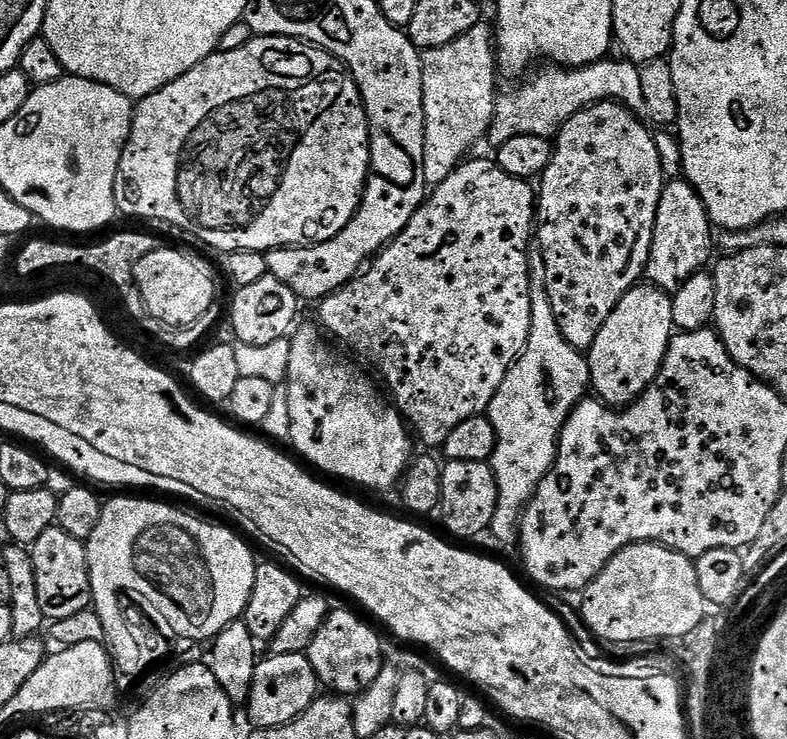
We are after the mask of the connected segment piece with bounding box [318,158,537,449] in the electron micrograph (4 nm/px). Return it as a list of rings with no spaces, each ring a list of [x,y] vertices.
[[[468,158],[457,164],[450,178],[446,178],[446,182],[437,184],[431,189],[432,197],[429,200],[427,197],[426,202],[421,203],[414,218],[410,218],[407,226],[376,253],[374,259],[363,271],[353,276],[352,281],[343,288],[324,297],[318,304],[321,320],[319,323],[323,331],[328,334],[333,332],[342,343],[349,344],[354,351],[361,352],[370,363],[376,364],[377,370],[384,375],[384,380],[388,383],[389,390],[392,391],[391,399],[395,407],[405,421],[410,422],[411,431],[415,435],[416,432],[420,435],[422,443],[429,444],[430,447],[436,449],[444,445],[450,430],[454,430],[458,422],[466,422],[466,418],[487,413],[498,386],[502,386],[506,374],[512,369],[513,362],[524,351],[532,321],[534,281],[528,273],[528,244],[530,248],[534,240],[537,193],[529,181],[506,174],[506,170],[497,166],[495,159],[472,159]]]

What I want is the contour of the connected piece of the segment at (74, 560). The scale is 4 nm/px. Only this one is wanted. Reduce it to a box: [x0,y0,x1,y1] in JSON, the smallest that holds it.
[30,526,92,621]

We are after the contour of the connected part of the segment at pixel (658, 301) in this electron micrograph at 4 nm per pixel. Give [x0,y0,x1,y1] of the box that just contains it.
[586,282,674,406]

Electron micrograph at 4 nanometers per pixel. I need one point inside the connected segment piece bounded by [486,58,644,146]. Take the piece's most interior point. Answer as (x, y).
(542, 105)

